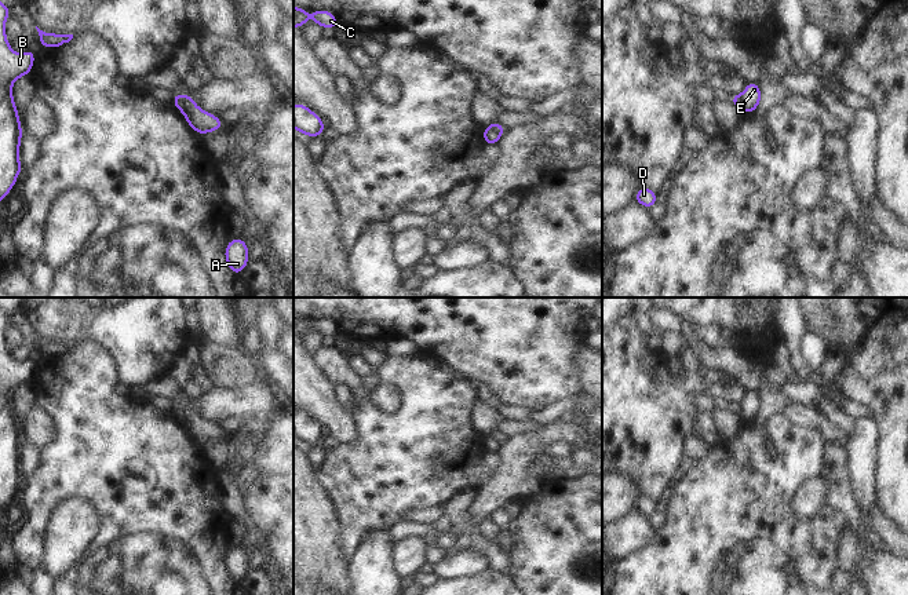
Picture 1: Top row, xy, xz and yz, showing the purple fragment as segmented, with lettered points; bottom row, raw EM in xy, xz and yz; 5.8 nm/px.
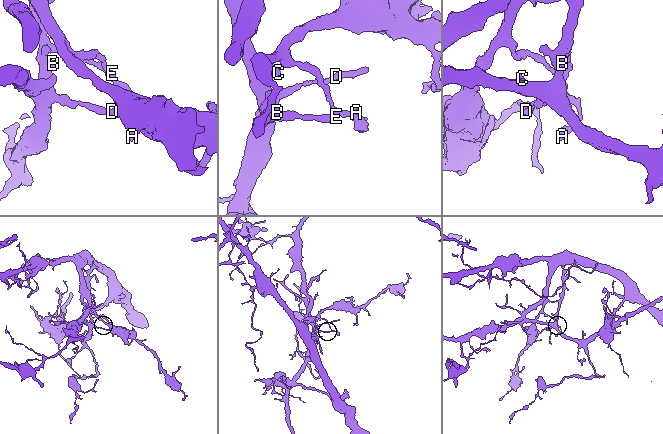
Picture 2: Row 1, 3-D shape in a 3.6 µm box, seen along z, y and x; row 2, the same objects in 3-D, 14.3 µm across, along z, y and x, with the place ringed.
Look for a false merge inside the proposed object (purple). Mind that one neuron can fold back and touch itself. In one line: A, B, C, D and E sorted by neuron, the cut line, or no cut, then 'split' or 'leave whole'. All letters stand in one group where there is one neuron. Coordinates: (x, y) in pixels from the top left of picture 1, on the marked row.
groups A / B C D E; cut xy (188, 95), (183, 99), (182, 110); split

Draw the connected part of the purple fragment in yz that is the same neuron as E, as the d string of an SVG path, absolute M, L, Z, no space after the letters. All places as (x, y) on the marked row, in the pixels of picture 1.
M748 81L741 96L744 114L754 113L761 102L761 87L756 83Z

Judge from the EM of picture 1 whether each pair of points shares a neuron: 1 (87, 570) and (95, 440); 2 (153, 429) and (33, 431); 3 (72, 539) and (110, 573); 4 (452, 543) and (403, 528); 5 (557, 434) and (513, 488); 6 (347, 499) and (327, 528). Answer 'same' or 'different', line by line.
1: same
2: different
3: different
4: different
5: same
6: different

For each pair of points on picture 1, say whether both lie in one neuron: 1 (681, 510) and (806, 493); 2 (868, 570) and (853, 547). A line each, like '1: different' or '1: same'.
1: different
2: same

